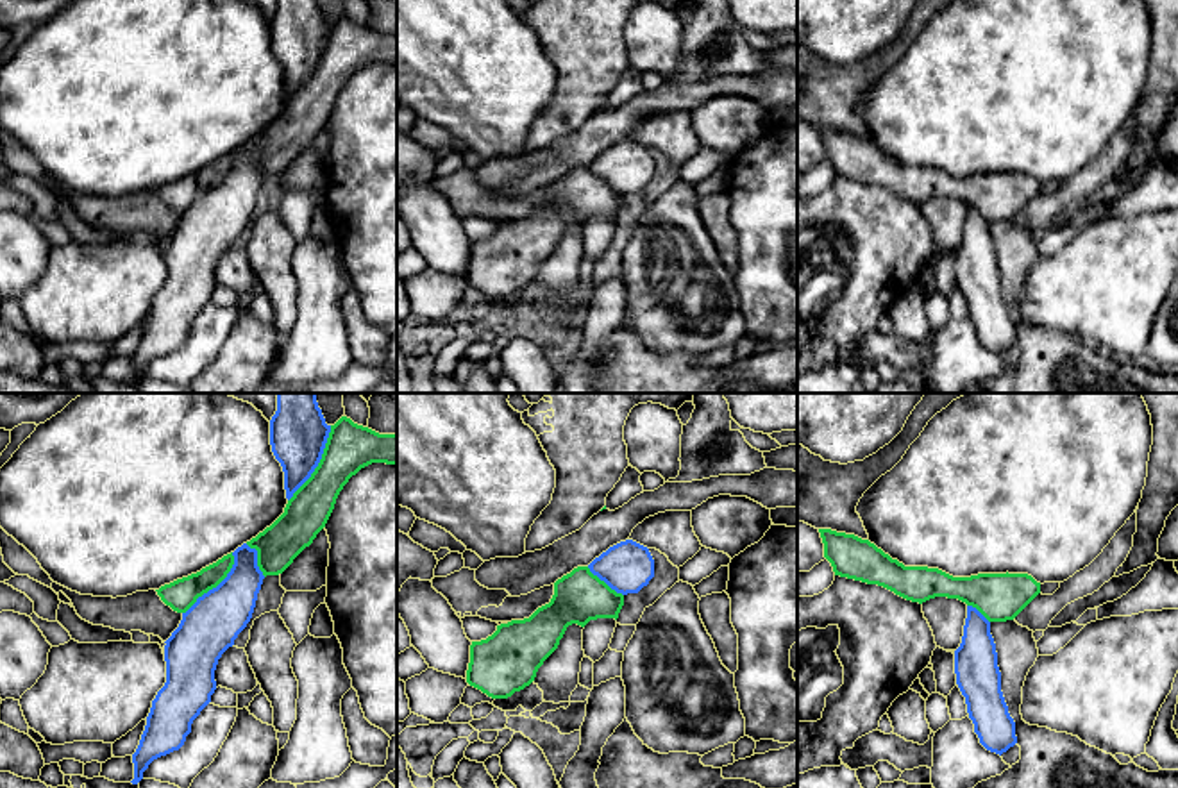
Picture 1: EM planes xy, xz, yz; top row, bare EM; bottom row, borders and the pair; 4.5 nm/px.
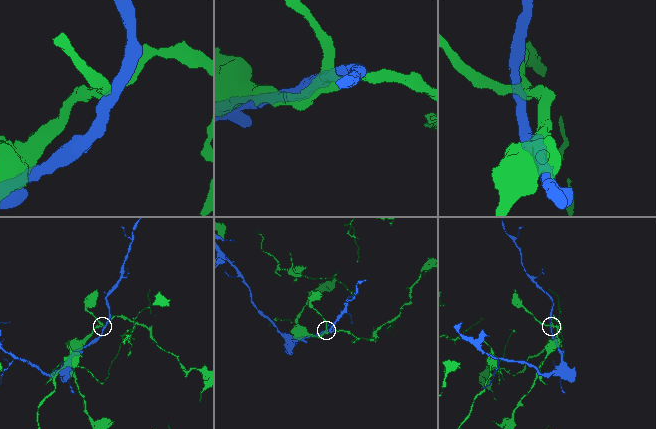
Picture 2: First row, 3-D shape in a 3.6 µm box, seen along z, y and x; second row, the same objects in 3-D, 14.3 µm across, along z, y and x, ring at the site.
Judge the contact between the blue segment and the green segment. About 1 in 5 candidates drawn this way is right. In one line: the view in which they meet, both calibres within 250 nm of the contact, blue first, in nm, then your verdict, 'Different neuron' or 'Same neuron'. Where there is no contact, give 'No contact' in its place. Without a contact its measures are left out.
Touches blue in xy. Thickness 260 nm (blue) against 220 nm. Different neuron

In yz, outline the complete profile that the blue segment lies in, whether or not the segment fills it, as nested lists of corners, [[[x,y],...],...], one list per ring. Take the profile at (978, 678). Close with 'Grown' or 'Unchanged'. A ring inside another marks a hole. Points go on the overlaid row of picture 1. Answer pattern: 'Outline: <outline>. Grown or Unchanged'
Outline: [[[967,606],[962,643],[955,650],[955,674],[980,743],[1001,756],[1017,743],[1015,722],[1001,692],[990,622],[972,606]]]. Unchanged

